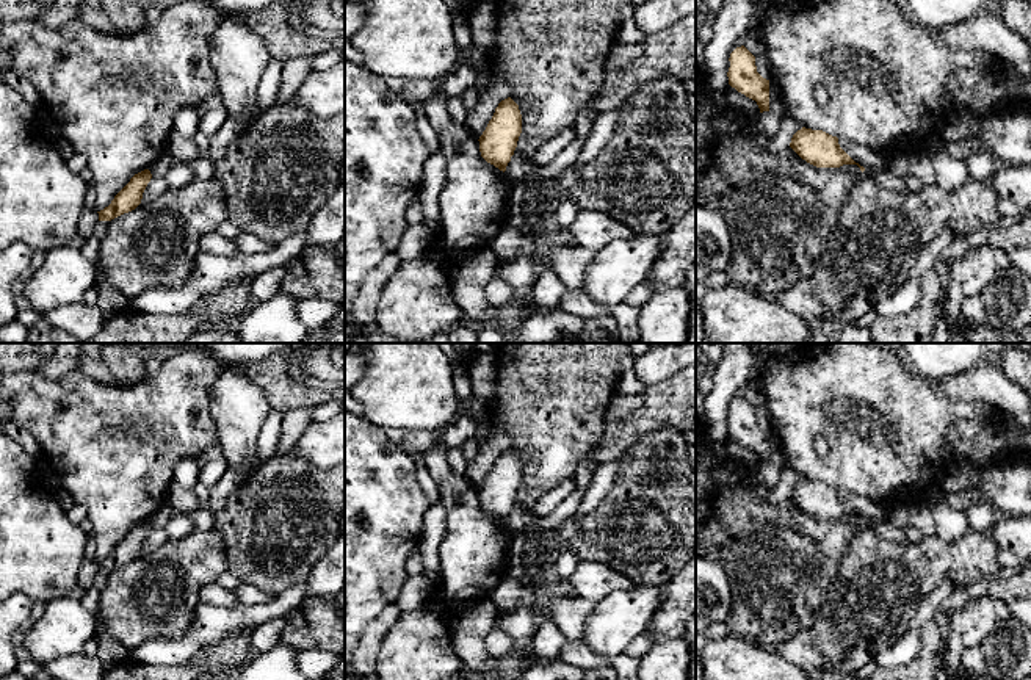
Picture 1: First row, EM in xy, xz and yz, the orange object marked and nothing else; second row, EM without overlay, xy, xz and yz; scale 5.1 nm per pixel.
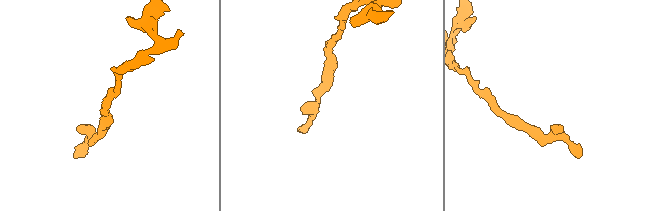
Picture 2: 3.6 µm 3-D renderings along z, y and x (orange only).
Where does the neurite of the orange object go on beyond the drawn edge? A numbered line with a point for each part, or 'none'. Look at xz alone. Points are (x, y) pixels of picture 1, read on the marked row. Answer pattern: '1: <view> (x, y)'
none

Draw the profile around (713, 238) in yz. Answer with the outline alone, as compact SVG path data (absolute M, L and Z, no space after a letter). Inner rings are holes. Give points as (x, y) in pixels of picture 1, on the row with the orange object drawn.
M696 204L696 282L725 271L733 257L733 237L722 213Z

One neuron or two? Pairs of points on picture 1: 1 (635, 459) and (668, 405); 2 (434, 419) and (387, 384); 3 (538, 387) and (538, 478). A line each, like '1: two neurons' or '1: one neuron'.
1: two neurons
2: one neuron
3: one neuron

